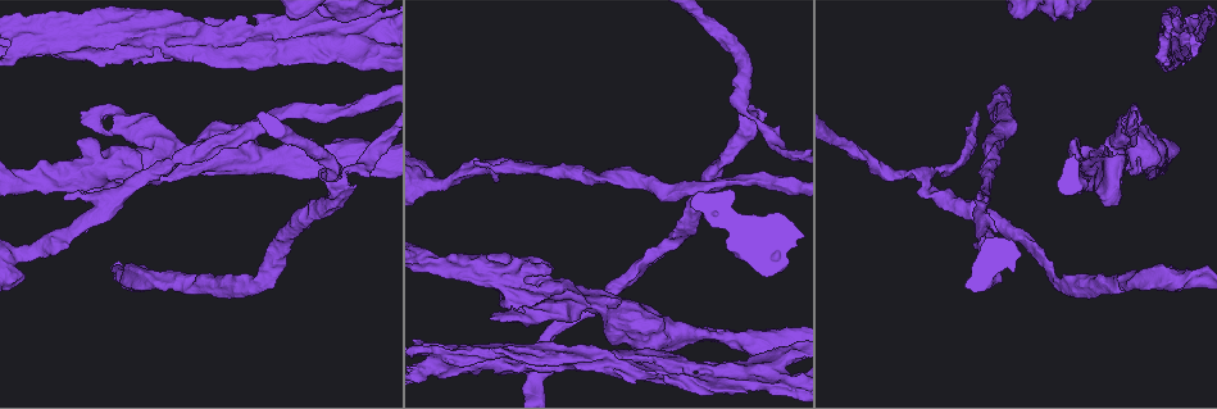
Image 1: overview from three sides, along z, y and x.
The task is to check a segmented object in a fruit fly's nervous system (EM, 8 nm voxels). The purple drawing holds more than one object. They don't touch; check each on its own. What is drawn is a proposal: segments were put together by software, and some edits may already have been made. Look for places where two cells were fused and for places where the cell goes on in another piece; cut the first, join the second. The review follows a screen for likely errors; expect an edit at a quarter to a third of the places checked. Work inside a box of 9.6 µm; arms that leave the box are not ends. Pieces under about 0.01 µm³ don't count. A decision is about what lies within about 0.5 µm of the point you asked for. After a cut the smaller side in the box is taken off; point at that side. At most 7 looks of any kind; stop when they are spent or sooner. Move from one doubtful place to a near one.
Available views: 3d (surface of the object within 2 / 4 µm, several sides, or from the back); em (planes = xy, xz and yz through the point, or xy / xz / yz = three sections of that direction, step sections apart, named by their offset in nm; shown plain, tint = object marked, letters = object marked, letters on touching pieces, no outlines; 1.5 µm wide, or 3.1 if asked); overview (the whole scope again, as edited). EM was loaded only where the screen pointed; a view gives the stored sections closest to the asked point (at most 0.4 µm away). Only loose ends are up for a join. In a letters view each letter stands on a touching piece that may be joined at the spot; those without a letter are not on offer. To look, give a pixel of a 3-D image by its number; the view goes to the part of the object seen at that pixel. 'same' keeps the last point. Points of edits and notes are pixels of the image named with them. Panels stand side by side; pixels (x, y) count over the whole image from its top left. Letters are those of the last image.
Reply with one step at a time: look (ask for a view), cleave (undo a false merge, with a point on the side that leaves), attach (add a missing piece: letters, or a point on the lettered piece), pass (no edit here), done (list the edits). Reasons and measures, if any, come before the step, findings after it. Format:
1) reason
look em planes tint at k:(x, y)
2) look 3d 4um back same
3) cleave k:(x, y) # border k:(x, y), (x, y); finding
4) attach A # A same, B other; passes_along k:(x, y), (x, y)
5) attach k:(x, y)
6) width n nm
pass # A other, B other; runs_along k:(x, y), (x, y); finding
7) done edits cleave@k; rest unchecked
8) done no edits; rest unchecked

abrupt turn
look em xz step 8 letters at 1:(739, 104)

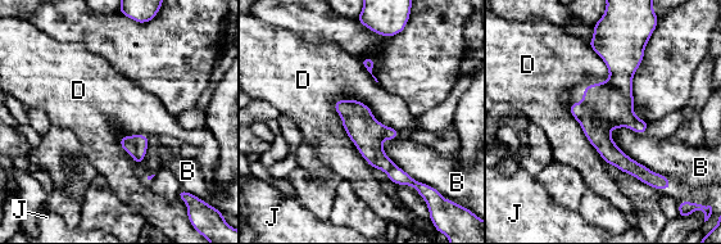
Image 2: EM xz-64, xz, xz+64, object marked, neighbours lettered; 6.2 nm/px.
pass # B other, D other, J other; border 2:(610, 131), (625, 153), (669, 179); all the same cell

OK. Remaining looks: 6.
narrows sharply
look em planes tint at 1:(178, 158)

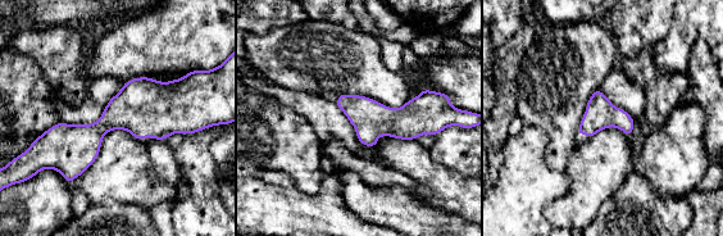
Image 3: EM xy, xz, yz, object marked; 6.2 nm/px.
what lies round it
look em planes letters same

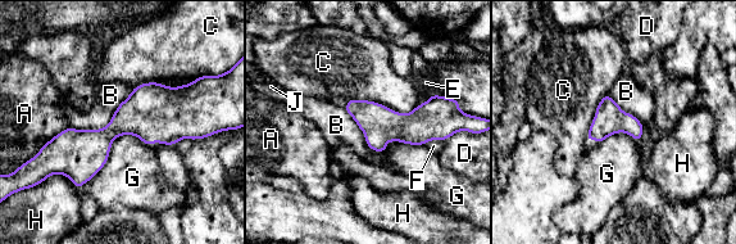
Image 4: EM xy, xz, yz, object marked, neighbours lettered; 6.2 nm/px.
pass # A other, B other, C other, D other, E other, F other, G other, H other, J other; runs_along 4:(199, 117), (49, 147); one cell here

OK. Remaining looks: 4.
an open end
look em planes letters at 1:(66, 199)

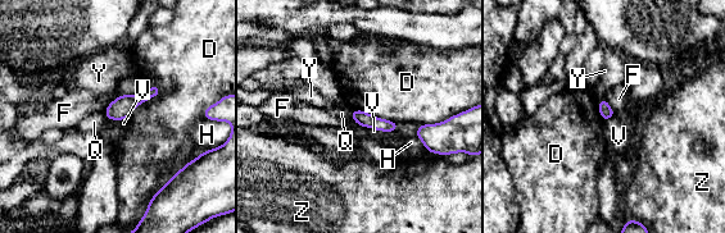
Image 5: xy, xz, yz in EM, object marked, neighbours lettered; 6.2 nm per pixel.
pass # D other, F other, H other, Q other, V other, Y other, Z other; border 5:(157, 85), (159, 92), (125, 119); no lettered piece goes on from it

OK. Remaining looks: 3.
done no edits; rest unchecked

